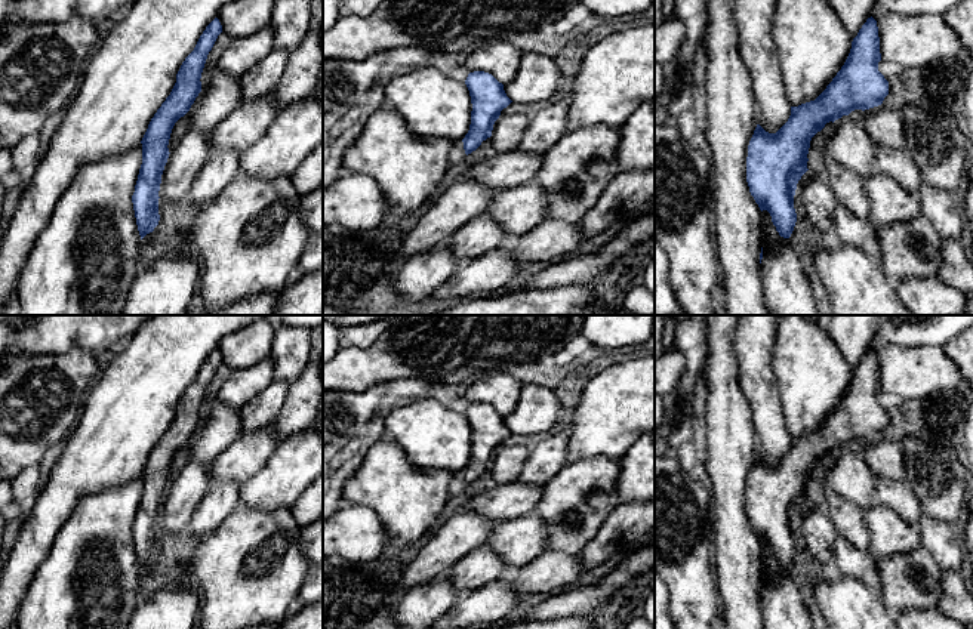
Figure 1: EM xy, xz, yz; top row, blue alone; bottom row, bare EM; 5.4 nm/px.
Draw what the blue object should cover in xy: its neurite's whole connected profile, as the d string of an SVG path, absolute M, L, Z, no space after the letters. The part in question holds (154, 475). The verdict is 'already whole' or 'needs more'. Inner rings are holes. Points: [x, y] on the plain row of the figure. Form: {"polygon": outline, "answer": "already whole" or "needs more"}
{"polygon": "M215 349L200 367L194 382L185 389L176 414L151 450L141 472L142 496L139 500L135 524L132 527L135 549L141 571L158 556L158 522L161 506L169 490L169 471L175 454L184 448L201 423L201 404L222 357Z", "answer": "already whole"}

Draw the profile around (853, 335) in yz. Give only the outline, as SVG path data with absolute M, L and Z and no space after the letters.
M832 315L828 334L852 370L878 337L877 320L878 315Z

